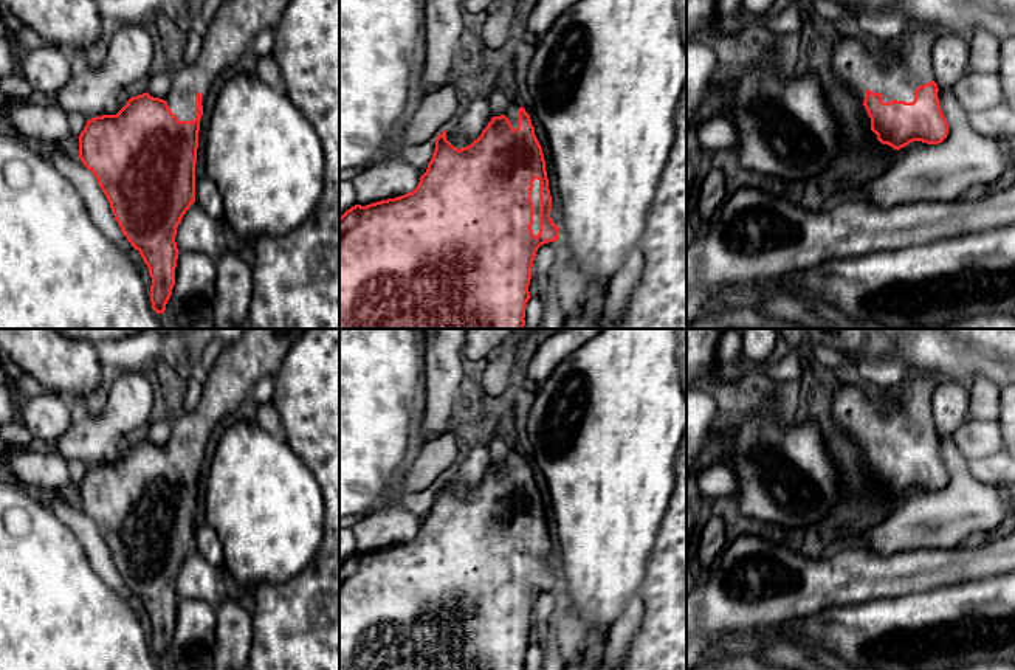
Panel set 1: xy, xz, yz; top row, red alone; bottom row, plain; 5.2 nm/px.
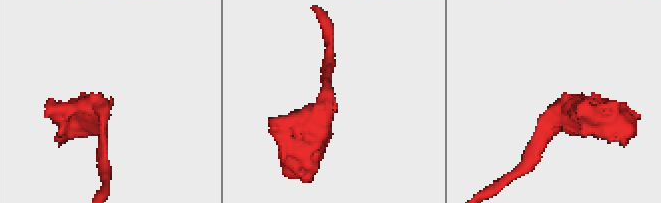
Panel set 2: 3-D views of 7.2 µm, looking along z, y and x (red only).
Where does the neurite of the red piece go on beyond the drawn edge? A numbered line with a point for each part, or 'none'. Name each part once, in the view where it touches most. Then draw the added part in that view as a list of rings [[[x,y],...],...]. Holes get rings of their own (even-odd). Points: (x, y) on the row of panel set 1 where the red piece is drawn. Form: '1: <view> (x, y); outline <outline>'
1: xz (535, 193); outline [[[536,178],[533,181],[533,189],[532,189],[532,200],[533,200],[533,234],[538,236],[539,233],[539,180]]]

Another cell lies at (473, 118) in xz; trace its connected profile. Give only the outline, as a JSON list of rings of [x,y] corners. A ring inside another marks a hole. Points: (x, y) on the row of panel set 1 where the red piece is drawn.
[[[479,95],[462,107],[446,129],[446,140],[457,149],[466,147],[480,136],[491,118],[488,96]]]

